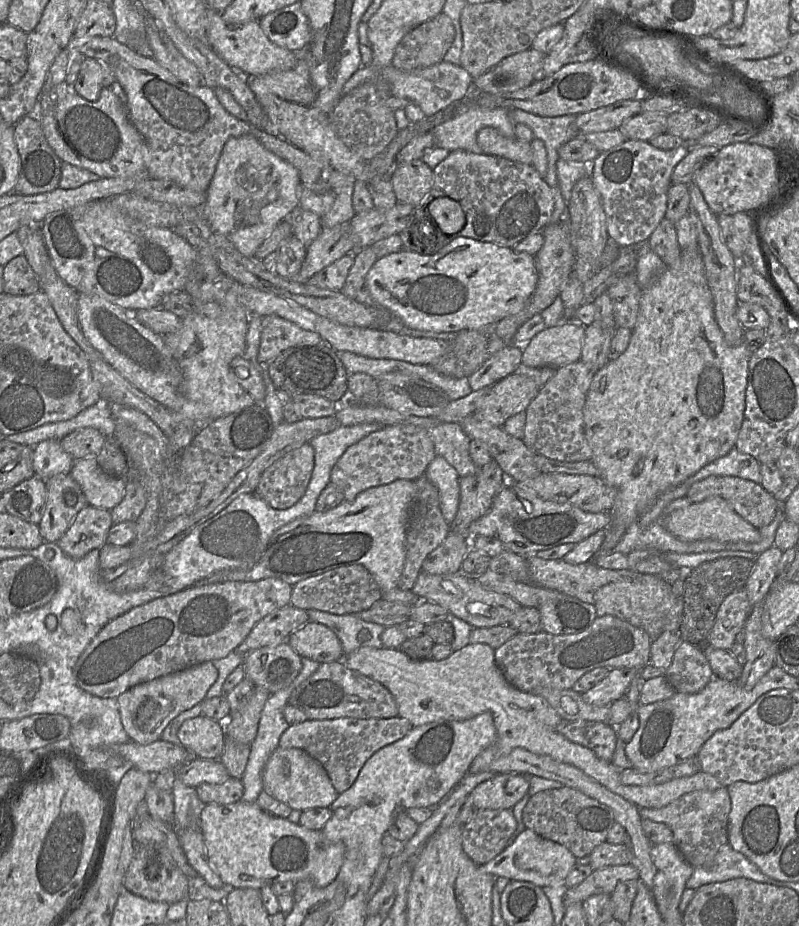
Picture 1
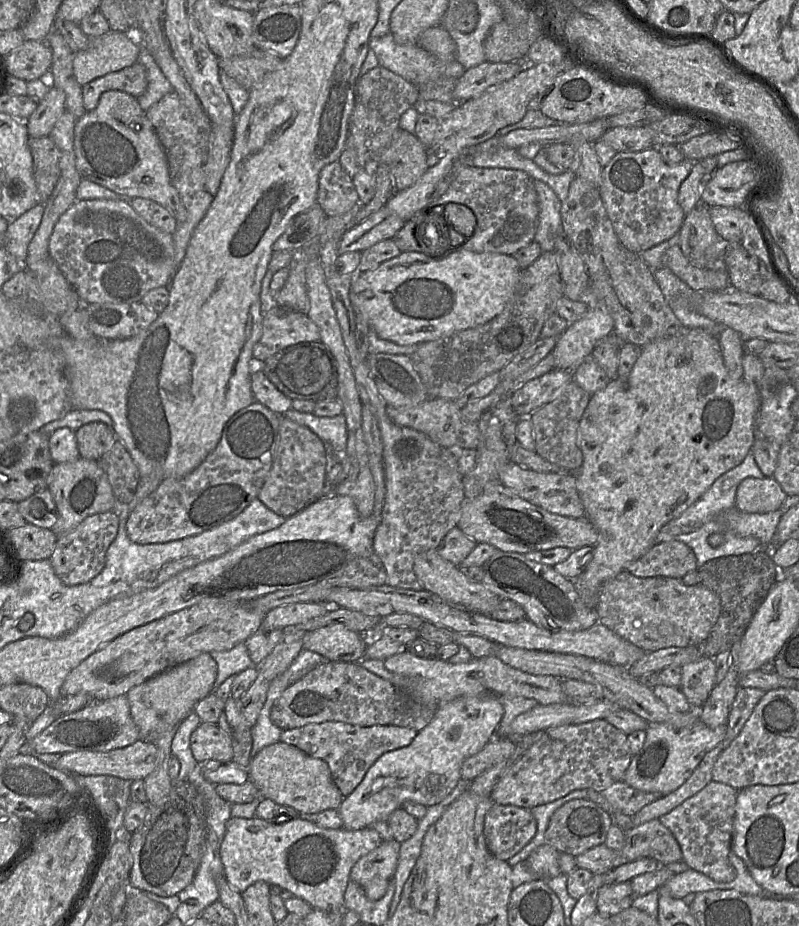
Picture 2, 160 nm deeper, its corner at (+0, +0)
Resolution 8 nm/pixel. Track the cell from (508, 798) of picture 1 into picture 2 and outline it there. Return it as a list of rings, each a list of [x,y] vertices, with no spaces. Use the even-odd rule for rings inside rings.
[[[604,719],[549,728],[502,775],[489,798],[494,804],[531,809],[575,790],[601,791],[623,780],[632,756],[627,735]]]

